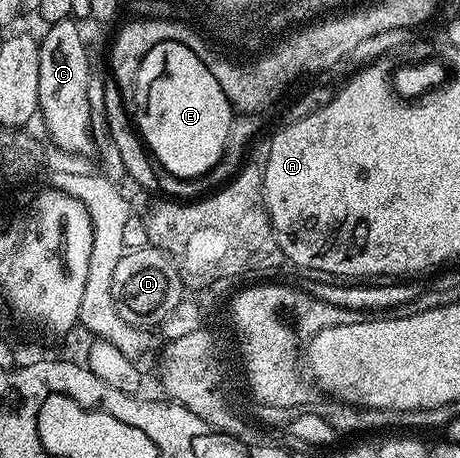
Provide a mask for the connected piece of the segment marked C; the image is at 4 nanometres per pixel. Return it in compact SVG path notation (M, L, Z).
M73 17L59 22L51 22L45 27L46 35L41 35L38 44L40 56L40 96L38 108L43 116L43 123L47 125L49 141L55 147L67 150L68 153L93 155L94 150L94 118L95 111L90 108L88 100L88 80L90 79L90 63L92 56L86 52L86 42L82 39L83 28Z

